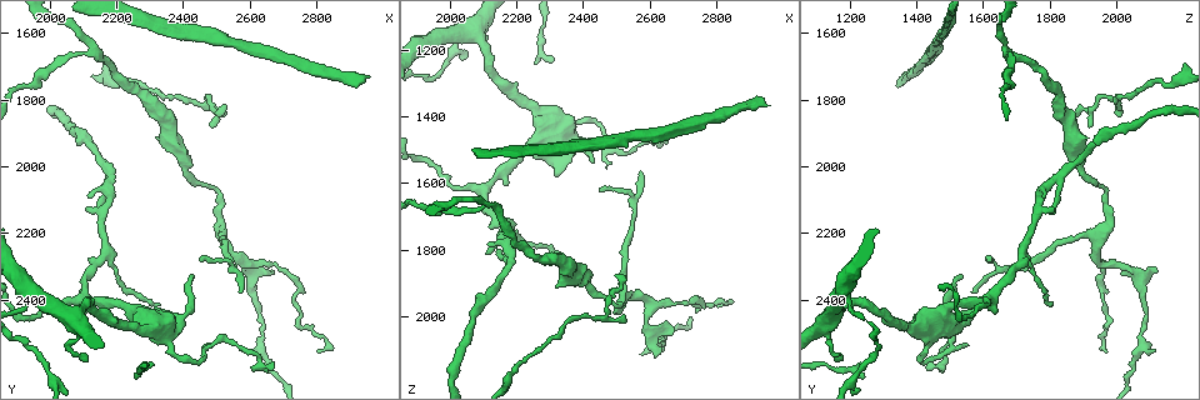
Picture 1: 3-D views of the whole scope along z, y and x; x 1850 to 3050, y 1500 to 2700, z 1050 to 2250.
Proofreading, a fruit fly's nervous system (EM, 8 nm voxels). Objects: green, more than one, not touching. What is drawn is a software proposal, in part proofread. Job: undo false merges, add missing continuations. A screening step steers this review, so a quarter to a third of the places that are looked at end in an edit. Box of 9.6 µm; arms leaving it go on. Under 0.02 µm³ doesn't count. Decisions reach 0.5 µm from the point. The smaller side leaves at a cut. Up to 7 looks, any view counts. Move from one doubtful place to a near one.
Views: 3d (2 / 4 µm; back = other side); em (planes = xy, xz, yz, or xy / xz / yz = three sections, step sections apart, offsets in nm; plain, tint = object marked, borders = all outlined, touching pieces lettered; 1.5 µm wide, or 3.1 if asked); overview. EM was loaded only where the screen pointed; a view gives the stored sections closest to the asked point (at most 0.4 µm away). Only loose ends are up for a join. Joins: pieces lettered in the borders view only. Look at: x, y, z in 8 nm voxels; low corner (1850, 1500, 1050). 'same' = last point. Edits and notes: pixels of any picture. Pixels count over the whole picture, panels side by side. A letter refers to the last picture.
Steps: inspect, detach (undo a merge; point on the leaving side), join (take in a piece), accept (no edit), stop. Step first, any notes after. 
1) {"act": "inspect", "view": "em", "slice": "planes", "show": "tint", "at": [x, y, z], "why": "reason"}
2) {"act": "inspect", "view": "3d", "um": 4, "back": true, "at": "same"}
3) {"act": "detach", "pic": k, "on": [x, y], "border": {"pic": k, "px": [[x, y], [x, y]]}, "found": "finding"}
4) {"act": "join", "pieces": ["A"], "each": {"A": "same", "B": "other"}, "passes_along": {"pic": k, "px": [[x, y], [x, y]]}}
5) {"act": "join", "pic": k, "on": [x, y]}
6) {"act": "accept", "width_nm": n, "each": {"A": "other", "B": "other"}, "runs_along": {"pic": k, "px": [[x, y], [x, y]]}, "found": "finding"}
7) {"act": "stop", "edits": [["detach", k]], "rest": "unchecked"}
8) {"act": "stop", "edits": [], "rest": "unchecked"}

{"act": "inspect", "view": "em", "slice": "yz", "step": 8, "show": "borders", "at": [2440, 2590, 1430], "why": "abrupt turn"}

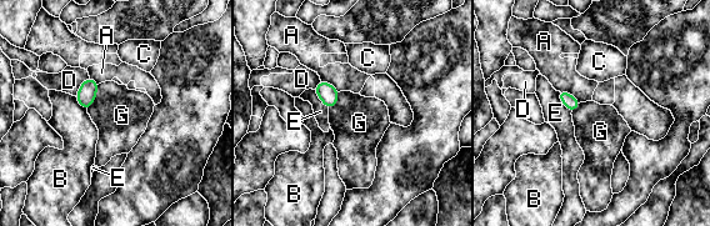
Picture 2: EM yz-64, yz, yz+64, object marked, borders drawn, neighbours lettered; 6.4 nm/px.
{"act": "accept", "each": {"A": "other", "B": "other", "C": "other", "D": "other", "E": "other", "G": "other"}, "border": {"pic": 2, "px": [[559, 90], [566, 90], [579, 103]]}, "found": "continuous, no second neuron"}

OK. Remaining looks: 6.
{"act": "inspect", "view": "3d", "um": 4, "at": [2670, 2600, 1430], "why": "end of a long branch"}

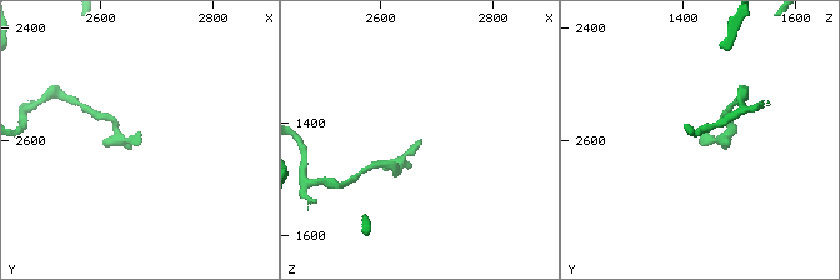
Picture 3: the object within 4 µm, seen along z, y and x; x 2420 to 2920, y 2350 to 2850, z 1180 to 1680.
{"act": "inspect", "view": "em", "slice": "planes", "show": "borders", "at": [2665, 2595, 1435]}

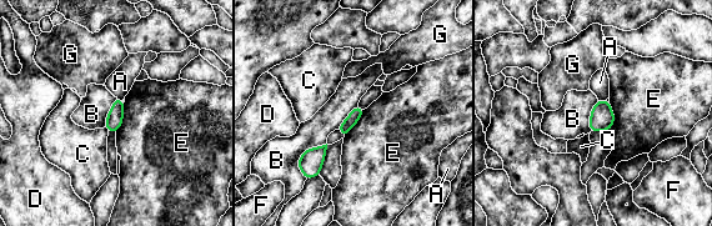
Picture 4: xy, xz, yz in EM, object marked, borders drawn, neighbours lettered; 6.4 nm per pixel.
{"act": "accept", "each": {"A": "other", "B": "other", "C": "other", "D": "other", "E": "other", "F": "other", "G": "other"}, "border": {"pic": 4, "px": [[326, 142], [300, 156], [305, 179]]}, "found": "no lettered piece goes on from it"}

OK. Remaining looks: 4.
{"act": "inspect", "view": "3d", "um": 2, "back": true, "at": [2960, 1740, 1370], "why": "branch stops here"}

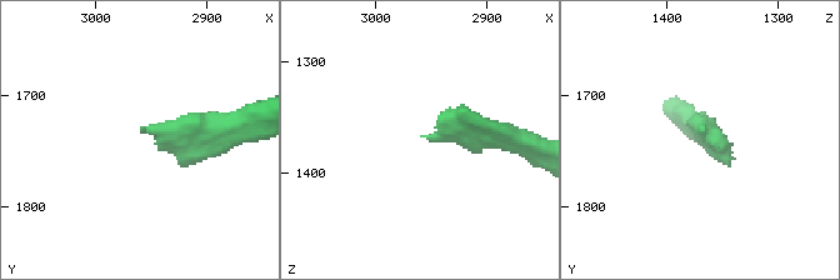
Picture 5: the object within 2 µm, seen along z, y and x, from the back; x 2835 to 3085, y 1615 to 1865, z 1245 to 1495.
{"act": "inspect", "view": "em", "um": 3.1, "slice": "xz", "step": 16, "show": "borders", "at": [2958, 1730, 1366]}

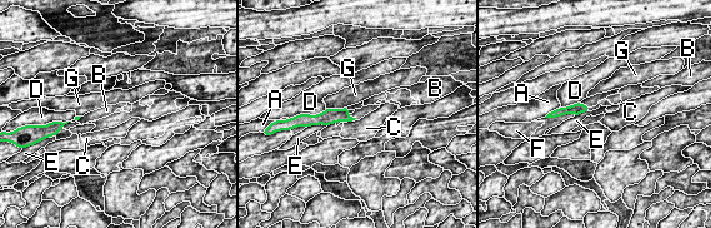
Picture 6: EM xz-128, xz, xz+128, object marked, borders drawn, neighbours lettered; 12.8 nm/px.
{"act": "inspect", "view": "em", "um": 3.1, "slice": "planes", "show": "borders", "at": "same"}

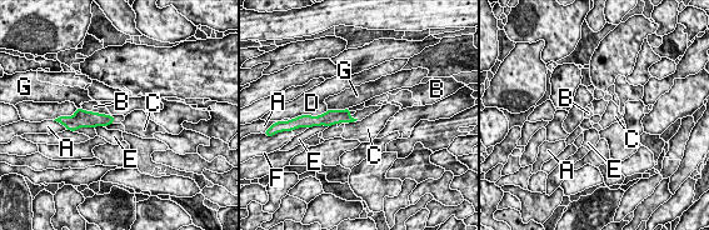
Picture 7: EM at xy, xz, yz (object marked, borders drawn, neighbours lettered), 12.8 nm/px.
{"act": "accept", "longest_contact_nm": ["B", 380], "each": {"A": "other", "B": "other", "C": "other", "D": "other", "E": "other", "F": "other", "G": "other"}, "border": {"pic": 7, "px": [[349, 121], [354, 123]]}, "found": "no lettered piece goes on from it"}

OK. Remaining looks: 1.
{"act": "stop", "edits": [], "rest": "unchecked"}

